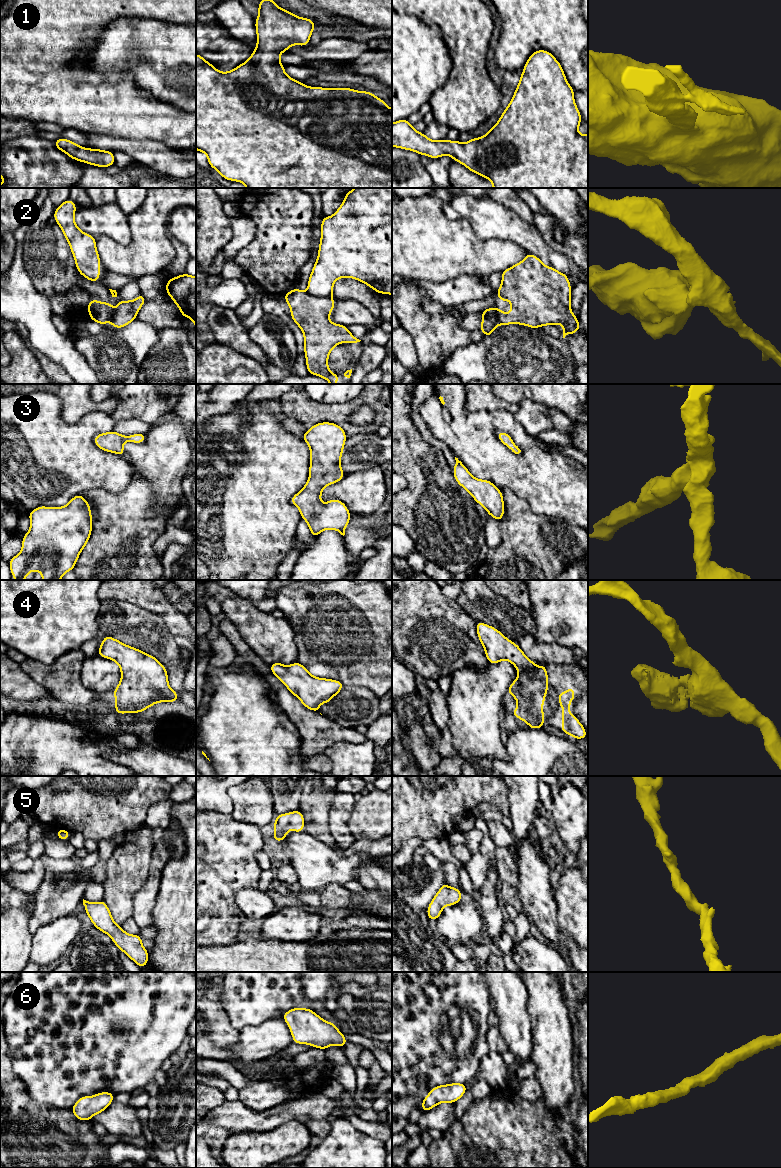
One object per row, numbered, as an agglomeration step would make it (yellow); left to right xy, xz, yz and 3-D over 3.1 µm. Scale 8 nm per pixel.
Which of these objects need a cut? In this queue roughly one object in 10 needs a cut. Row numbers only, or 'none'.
2

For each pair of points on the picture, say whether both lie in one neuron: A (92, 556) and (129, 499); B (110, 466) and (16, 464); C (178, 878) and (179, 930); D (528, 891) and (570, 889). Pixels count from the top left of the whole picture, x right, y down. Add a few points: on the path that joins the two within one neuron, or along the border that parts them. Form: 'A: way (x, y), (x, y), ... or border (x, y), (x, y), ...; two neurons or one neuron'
A: way (106, 542), (123, 525), (129, 513); one neuron
B: way (87, 466), (39, 464); one neuron
C: way (179, 891), (179, 917); one neuron
D: border (554, 890), (557, 913); two neurons

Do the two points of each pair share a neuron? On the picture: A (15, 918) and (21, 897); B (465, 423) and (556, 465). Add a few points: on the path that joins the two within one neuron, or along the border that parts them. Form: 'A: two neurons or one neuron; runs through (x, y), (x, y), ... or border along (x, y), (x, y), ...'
A: two neurons; border along (10, 908), (33, 909)
B: one neuron; runs through (488, 446), (505, 463), (529, 463), (533, 465)

